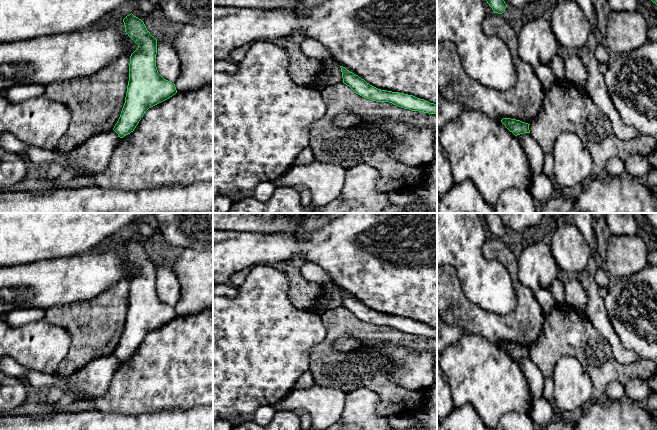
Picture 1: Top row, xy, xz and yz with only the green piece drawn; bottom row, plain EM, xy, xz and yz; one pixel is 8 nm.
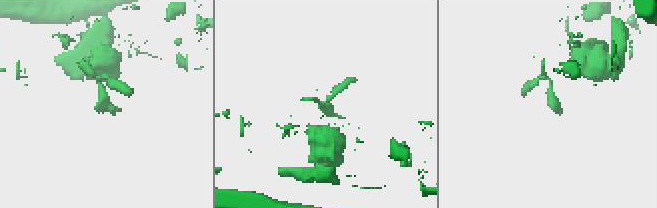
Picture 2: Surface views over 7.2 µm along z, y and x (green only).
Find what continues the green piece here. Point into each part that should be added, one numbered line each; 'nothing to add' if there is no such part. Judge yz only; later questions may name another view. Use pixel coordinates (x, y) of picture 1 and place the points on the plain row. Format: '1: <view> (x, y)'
nothing to add

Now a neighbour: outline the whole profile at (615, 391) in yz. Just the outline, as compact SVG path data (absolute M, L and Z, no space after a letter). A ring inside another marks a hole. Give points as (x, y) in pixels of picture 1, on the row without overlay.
M612 381L607 385L605 399L609 401L625 400L625 386L619 381Z

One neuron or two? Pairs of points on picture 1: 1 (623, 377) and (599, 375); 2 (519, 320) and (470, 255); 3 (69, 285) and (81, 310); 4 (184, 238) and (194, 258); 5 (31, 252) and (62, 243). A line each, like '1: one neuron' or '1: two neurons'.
1: one neuron
2: two neurons
3: two neurons
4: two neurons
5: one neuron

